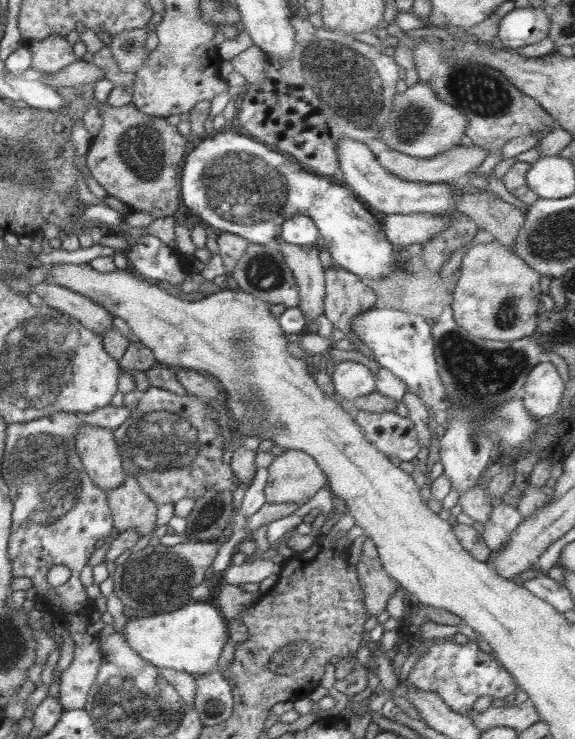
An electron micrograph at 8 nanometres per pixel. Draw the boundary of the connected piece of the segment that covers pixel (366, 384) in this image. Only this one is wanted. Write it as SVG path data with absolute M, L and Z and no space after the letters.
M352 360L342 361L331 376L334 392L344 399L354 400L376 390L376 379L364 364Z

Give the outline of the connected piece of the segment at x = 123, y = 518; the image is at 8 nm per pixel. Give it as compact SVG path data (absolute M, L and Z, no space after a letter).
M126 474L122 486L106 492L115 533L134 530L141 536L156 528L158 506L141 488L138 481Z

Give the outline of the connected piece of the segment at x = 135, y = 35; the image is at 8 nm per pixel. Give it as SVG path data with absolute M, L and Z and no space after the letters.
M134 28L111 37L108 47L118 61L119 72L124 70L136 74L144 61L151 57L150 50L145 46L146 36L145 28Z

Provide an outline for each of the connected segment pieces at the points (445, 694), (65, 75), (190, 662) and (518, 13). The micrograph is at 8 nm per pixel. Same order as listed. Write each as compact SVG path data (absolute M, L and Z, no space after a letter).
M436 638L437 640L438 643L430 646L412 668L409 684L436 694L453 712L468 715L479 697L505 699L519 689L516 680L502 667L497 656L486 654L474 641L455 644L444 641L444 638Z
M82 59L74 60L72 64L68 64L68 66L58 72L58 74L44 76L42 72L38 72L38 70L34 70L34 68L30 67L22 76L18 77L22 77L26 80L30 79L44 82L54 87L56 90L60 88L60 86L80 87L80 85L86 85L86 83L92 81L96 82L97 80L106 78L104 72L102 72L102 68L98 68L96 64L83 61Z
M206 600L184 605L174 612L134 617L121 634L126 644L153 666L200 676L217 670L222 648L229 640L227 630L227 622L217 605L213 600Z
M514 8L499 22L498 38L510 50L525 47L548 36L549 11L543 8Z

